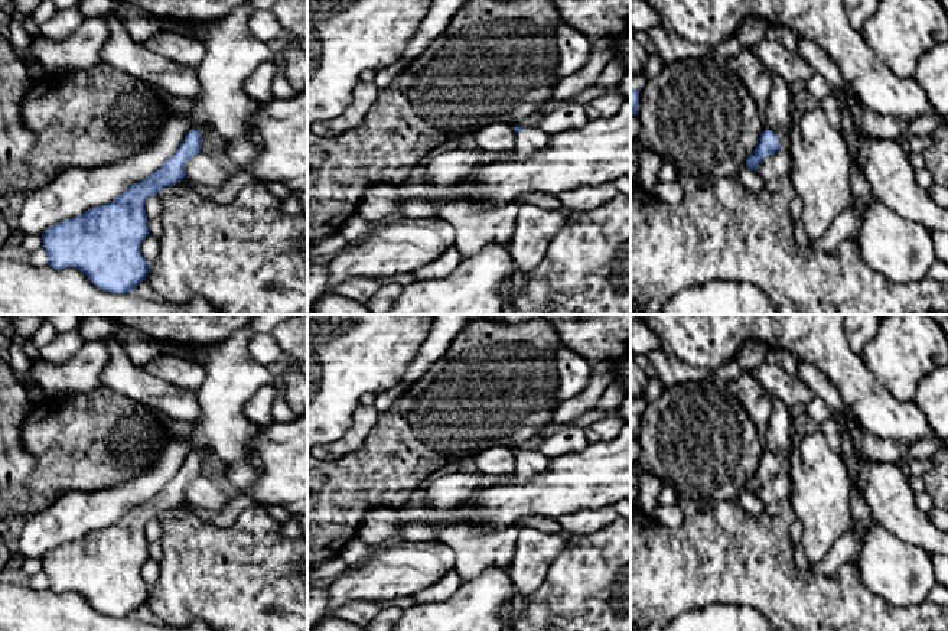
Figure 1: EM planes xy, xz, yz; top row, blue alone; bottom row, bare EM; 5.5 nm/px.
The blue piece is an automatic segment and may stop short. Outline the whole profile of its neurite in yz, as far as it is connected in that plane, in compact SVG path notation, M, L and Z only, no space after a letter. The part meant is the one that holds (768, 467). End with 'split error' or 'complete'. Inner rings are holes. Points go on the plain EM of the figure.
M789 442L789 445L782 451L763 451L759 466L753 474L753 478L747 481L746 489L756 495L765 481L778 475L782 469L786 469L789 462L795 458L794 449L795 445Z | split error

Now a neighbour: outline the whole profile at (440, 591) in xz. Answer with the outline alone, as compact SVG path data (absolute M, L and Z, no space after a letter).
M450 570L440 580L416 593L416 604L447 601L462 583L460 576L455 570Z

